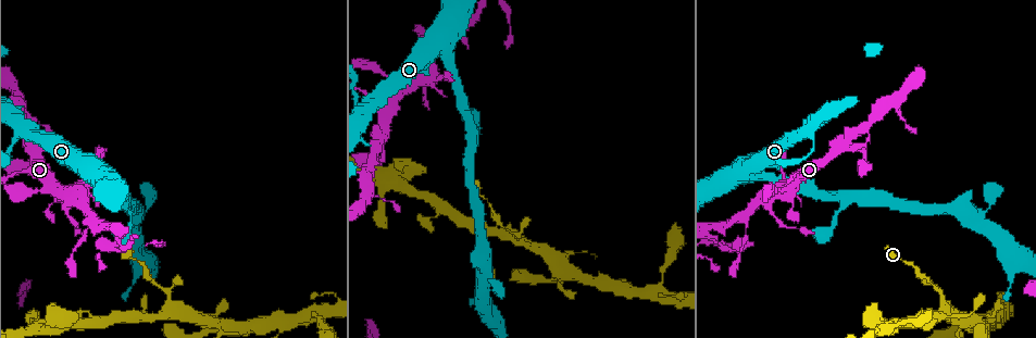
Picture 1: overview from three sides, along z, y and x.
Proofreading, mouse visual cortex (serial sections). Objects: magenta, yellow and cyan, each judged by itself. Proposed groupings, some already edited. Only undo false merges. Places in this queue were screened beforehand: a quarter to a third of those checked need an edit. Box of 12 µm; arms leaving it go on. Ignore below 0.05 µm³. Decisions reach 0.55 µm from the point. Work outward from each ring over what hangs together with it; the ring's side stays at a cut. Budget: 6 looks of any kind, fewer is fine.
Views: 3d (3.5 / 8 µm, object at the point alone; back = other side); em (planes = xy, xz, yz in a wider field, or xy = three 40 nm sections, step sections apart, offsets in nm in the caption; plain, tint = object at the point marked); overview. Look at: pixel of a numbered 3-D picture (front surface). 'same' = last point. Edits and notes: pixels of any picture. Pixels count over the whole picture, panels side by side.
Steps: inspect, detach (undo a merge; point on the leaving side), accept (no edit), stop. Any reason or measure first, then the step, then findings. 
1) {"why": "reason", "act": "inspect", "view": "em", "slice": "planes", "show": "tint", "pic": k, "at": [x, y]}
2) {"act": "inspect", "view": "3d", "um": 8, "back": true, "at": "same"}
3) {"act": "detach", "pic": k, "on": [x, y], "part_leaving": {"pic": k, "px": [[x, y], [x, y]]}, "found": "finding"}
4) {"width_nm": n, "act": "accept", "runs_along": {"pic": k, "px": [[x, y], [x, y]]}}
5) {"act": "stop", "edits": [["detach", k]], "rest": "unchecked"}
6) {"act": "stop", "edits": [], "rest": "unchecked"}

{"why": "small branch off a trunk", "act": "inspect", "view": "3d", "um": 3.5, "pic": 1, "at": [944, 309]}

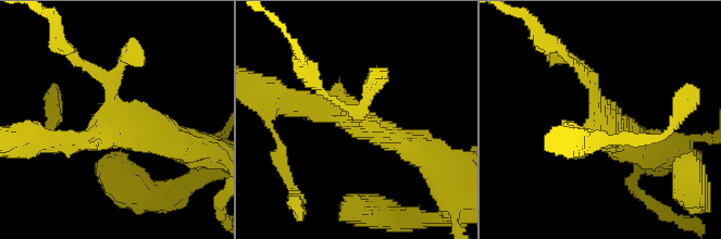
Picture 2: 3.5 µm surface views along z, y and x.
{"arms": 3, "arm_widths_nm": [150, 300, 350], "act": "inspect", "view": "em", "slice": "xy", "step": 3, "show": "tint", "pic": 2, "at": [114, 116]}

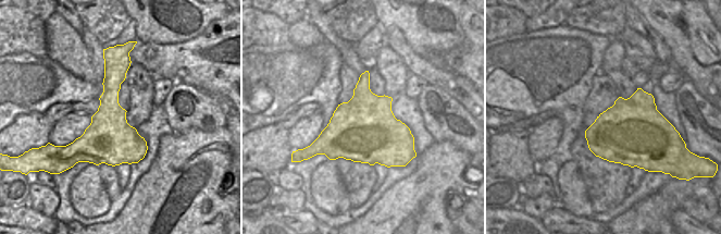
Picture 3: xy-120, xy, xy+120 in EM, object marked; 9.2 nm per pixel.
{"why": "another direction", "act": "inspect", "view": "em", "slice": "xy", "step": 5, "show": "tint", "at": "same"}

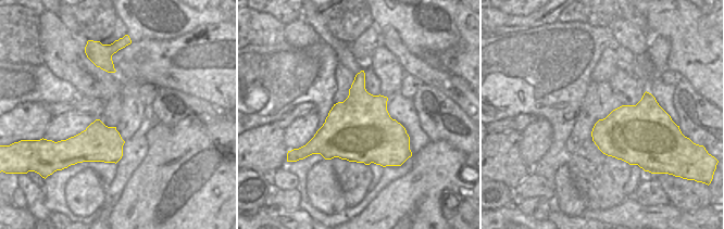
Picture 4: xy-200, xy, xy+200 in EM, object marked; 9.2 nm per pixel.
{"act": "accept", "found": "one cell here"}

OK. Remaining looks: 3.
{"why": "narrows sharply", "act": "inspect", "view": "3d", "um": 8, "back": true, "pic": 1, "at": [30, 143]}

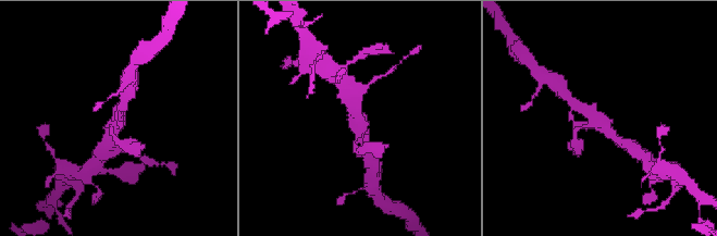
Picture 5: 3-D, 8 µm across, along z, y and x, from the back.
{"why": "zoom in", "act": "inspect", "view": "3d", "um": 3.5, "back": true, "pic": 5, "at": [361, 131]}

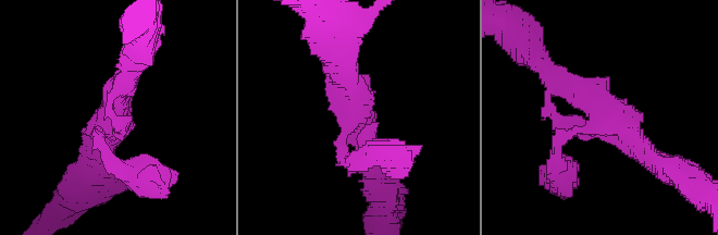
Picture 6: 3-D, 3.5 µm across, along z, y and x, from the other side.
{"why": "now the EM", "act": "inspect", "view": "em", "slice": "xy", "step": 1, "show": "tint", "pic": 6, "at": [355, 110]}

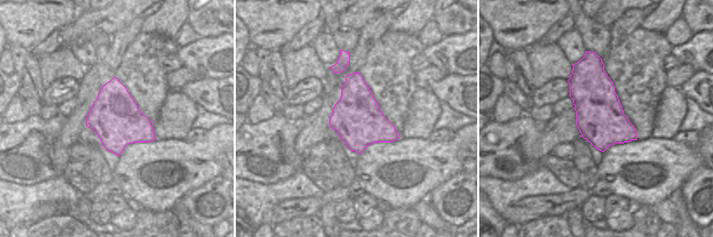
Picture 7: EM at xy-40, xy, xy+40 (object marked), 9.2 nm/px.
{"act": "accept", "runs_along": {"pic": 6, "px": [[658, 161], [553, 74]]}, "found": "all the same cell"}

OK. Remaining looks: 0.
{"act": "stop", "edits": [], "rest": "unchecked"}

